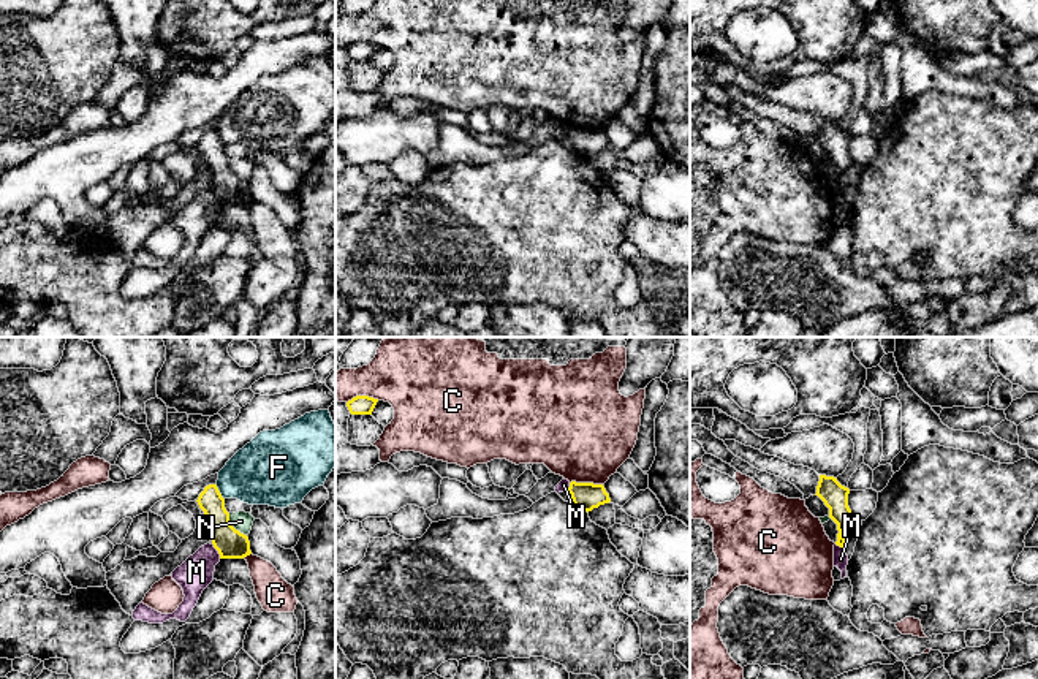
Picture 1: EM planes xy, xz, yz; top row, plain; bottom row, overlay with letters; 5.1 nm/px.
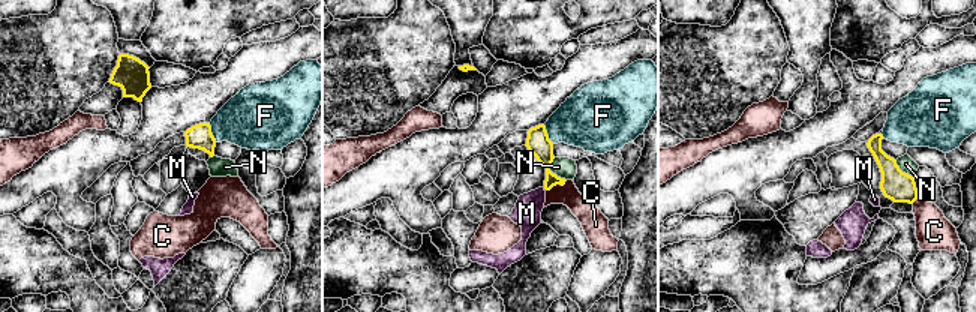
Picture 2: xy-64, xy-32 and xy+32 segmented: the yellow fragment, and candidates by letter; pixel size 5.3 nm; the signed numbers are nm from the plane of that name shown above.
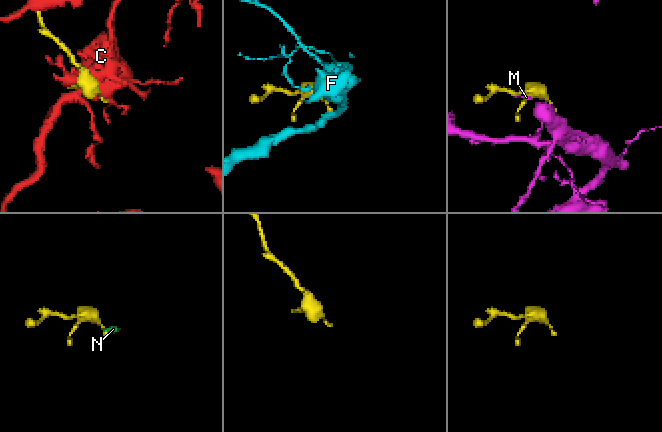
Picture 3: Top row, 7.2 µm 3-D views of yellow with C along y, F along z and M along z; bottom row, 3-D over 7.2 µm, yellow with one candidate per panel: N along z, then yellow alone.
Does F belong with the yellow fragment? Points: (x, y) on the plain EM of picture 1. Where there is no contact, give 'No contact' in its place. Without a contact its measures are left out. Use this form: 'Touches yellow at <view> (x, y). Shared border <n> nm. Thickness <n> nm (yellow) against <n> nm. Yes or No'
Touches yellow at xy (219, 136). Shared border 100 nm. Thickness 140 nm (yellow) against 320 nm. No

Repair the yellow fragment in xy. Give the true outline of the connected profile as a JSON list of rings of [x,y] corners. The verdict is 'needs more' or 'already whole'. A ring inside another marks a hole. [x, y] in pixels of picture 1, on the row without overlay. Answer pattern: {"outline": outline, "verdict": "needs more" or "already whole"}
{"outline": [[[217,130],[206,131],[196,147],[212,171],[212,190],[220,204],[244,204],[252,199],[248,182],[231,171]]], "verdict": "already whole"}

